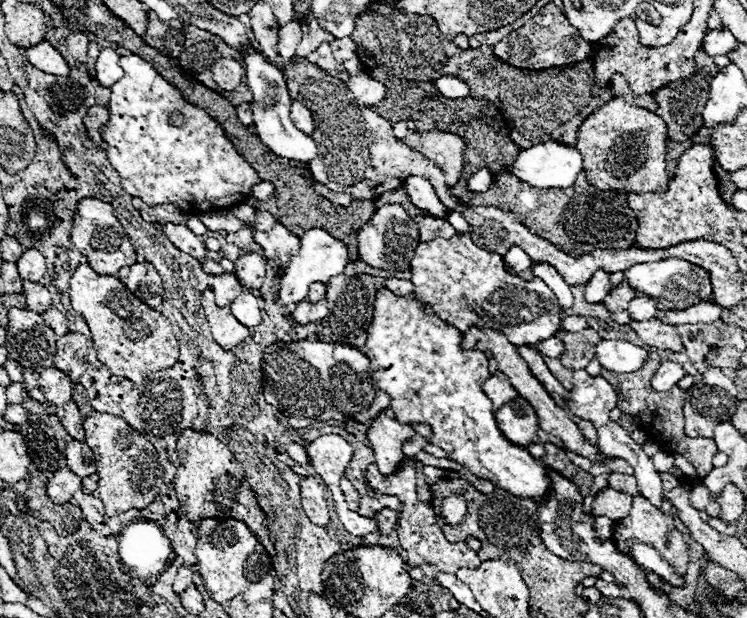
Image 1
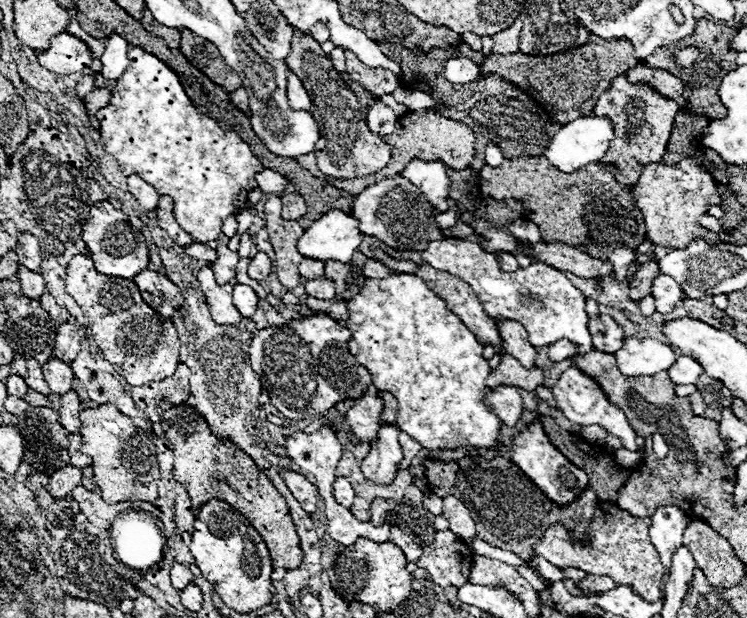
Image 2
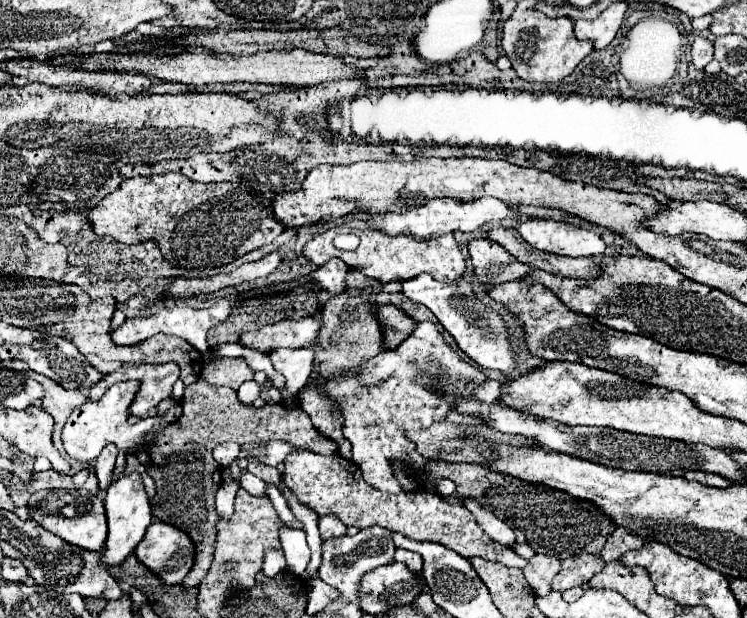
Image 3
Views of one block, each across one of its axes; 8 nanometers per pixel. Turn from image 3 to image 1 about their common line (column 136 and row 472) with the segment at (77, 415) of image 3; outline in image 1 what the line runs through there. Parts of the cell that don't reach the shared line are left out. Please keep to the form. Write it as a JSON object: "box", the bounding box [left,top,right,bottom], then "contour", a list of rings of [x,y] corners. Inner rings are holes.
{"box":[366,412,446,484],"contour":[[[382,412],[380,416],[376,416],[376,420],[372,420],[366,436],[370,440],[376,464],[386,476],[398,468],[400,460],[404,460],[402,442],[412,438],[414,430],[408,424],[402,424],[396,418],[390,418]],[[433,466],[424,467],[423,473],[425,475],[426,484],[436,484],[438,480],[442,480],[444,476],[446,476],[446,470],[440,470],[440,468],[436,468]]]}

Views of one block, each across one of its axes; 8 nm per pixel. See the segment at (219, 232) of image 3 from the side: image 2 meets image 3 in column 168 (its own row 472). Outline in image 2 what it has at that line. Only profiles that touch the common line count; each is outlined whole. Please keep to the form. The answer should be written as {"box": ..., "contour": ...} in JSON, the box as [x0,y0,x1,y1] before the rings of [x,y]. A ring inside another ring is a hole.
{"box":[162,406,302,570],"contour":[[[174,406],[162,414],[162,430],[174,450],[174,478],[186,486],[192,506],[200,508],[208,500],[226,500],[260,532],[266,542],[274,568],[294,570],[302,564],[302,548],[296,526],[284,496],[274,488],[266,474],[234,442],[226,442],[210,432],[206,420],[190,406]]]}

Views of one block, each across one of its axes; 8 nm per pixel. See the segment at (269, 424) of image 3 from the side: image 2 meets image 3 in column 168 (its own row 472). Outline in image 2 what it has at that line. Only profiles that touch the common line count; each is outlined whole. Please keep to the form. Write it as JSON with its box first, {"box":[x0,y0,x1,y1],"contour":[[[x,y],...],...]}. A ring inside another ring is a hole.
{"box":[422,454,598,562],"contour":[[[466,454],[460,460],[452,462],[440,462],[440,460],[422,460],[422,464],[428,470],[428,490],[434,494],[452,494],[458,500],[464,500],[464,504],[474,510],[472,520],[476,524],[476,536],[486,540],[488,544],[510,550],[522,560],[528,562],[530,556],[534,556],[532,546],[542,538],[542,534],[552,524],[566,524],[568,528],[574,528],[578,536],[586,532],[586,524],[590,522],[594,514],[594,506],[598,502],[596,494],[588,486],[572,504],[558,506],[552,500],[540,492],[540,488],[510,460],[504,456],[496,456],[492,460],[486,460],[482,456],[470,456]]]}

